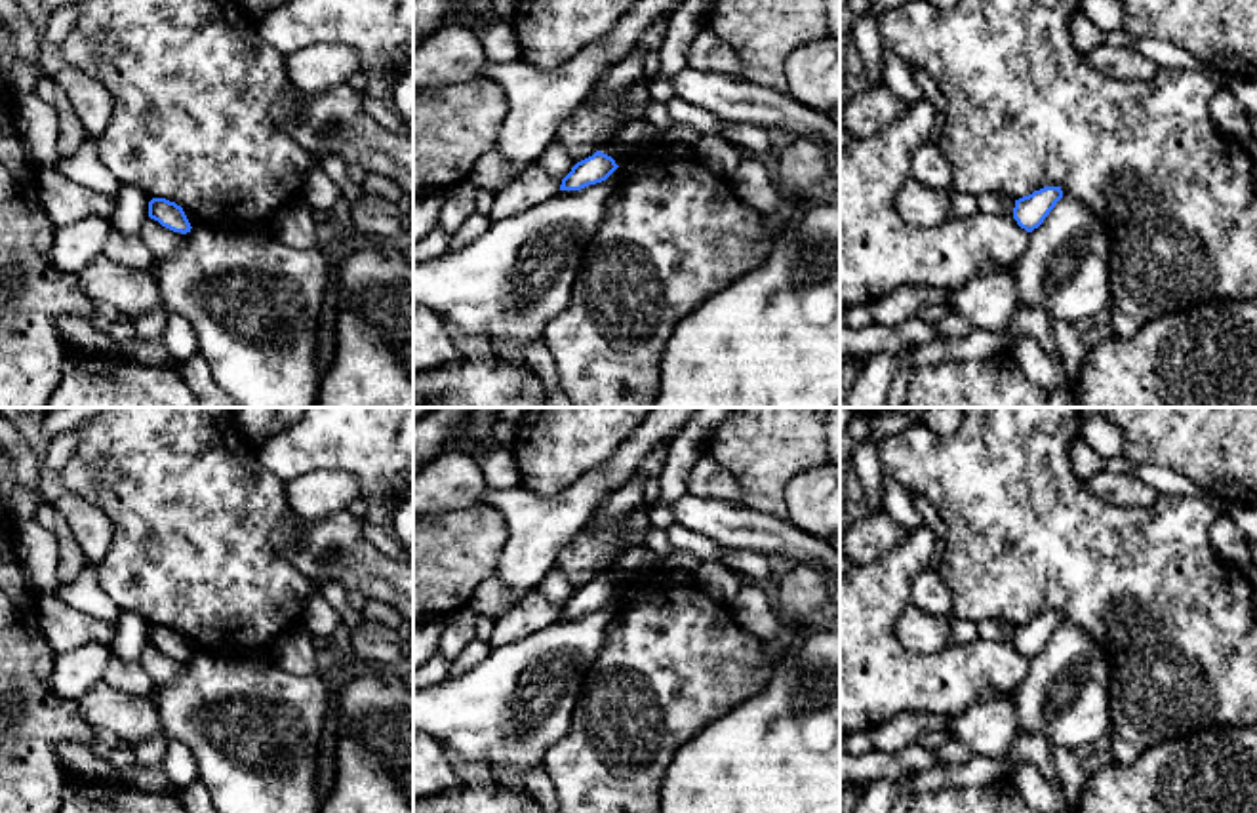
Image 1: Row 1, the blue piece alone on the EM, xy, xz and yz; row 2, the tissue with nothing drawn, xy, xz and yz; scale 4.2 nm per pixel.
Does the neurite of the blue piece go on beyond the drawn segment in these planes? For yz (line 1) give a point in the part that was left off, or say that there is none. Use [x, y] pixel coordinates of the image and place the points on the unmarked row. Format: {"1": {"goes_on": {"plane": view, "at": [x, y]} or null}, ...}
{"1": {"goes_on": null}}

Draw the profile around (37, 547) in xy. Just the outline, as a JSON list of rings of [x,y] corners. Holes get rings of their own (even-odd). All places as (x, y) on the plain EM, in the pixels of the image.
[[[32,518],[17,524],[15,545],[30,588],[38,596],[51,594],[59,586],[59,546],[55,535]]]

